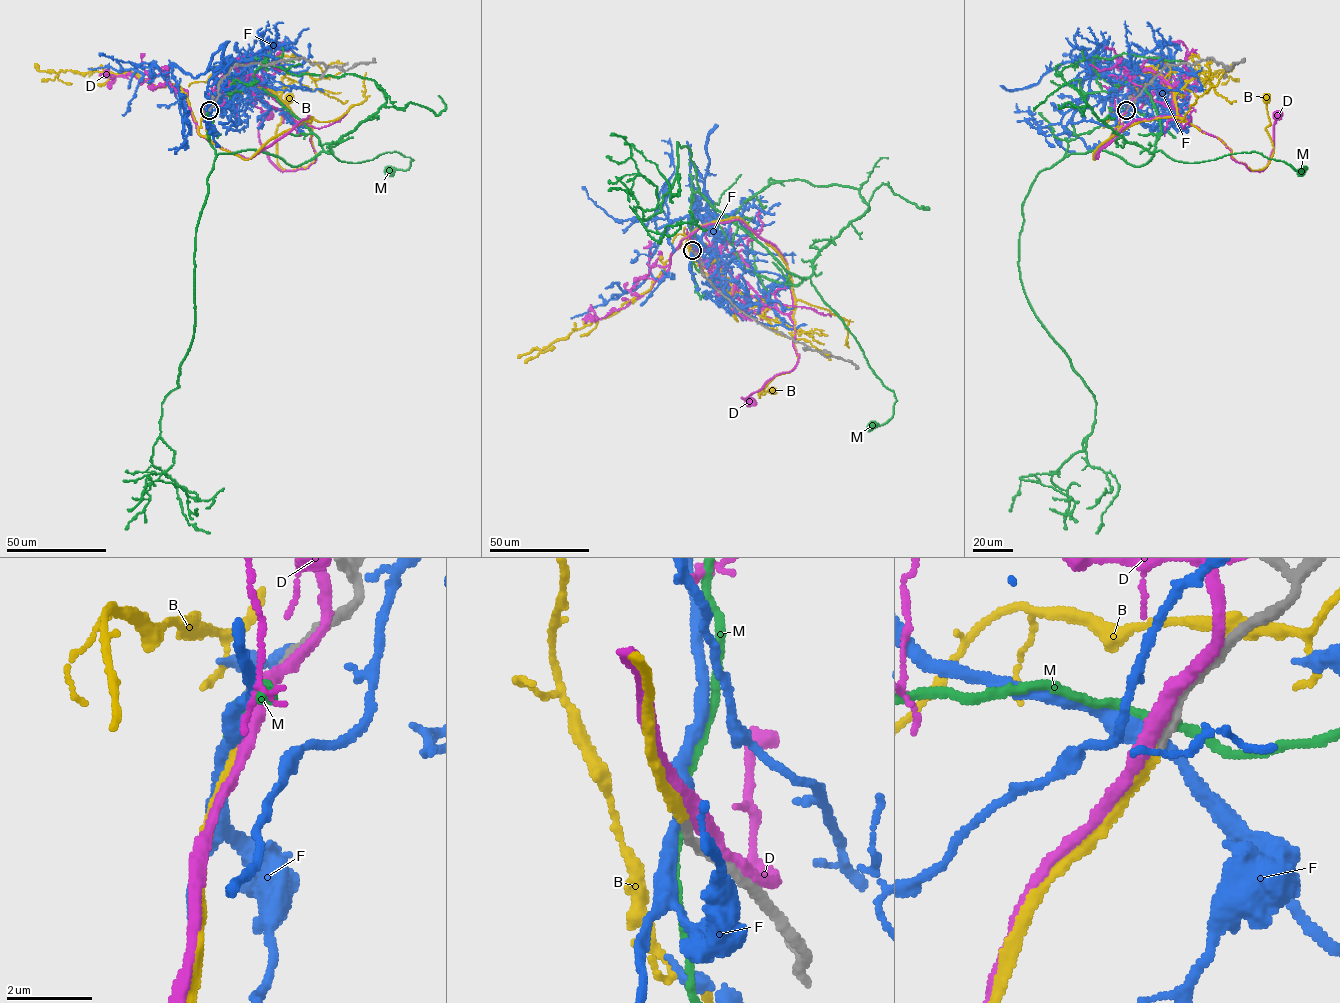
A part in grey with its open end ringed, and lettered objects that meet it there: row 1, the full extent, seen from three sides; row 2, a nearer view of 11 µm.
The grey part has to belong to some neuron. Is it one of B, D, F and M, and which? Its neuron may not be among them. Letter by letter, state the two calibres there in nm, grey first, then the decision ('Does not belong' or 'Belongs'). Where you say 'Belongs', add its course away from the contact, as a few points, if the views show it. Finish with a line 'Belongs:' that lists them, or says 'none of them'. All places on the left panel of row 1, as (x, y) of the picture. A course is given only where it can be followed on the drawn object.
B: Thickness 280 nm (grey) against 220 nm. Belongs. Its course: (209, 110), (206, 137), (248, 159), (311, 117), (314, 161), (292, 170), (278, 164), (276, 139), (289, 99)
D: Thickness 240 nm (grey) against 320 nm. Does not belong
F: Thickness 280 nm (grey) against 400 nm. Does not belong
M: Thickness 300 nm (grey) against 200 nm. Does not belong
Belongs: B

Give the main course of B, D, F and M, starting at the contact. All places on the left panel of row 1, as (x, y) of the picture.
B: (209, 110), (206, 137), (248, 159), (311, 117), (314, 161), (292, 170), (278, 164), (276, 139), (289, 99)
D: (211, 107), (252, 78), (310, 129), (313, 162), (280, 171), (259, 139), (258, 124), (267, 116)
F: (209, 110), (208, 69), (195, 77), (177, 67), (172, 71), (186, 136), (189, 111), (179, 103)
M: (209, 109), (216, 155), (258, 149), (293, 166), (329, 150), (351, 163), (396, 151), (413, 160), (389, 172)

